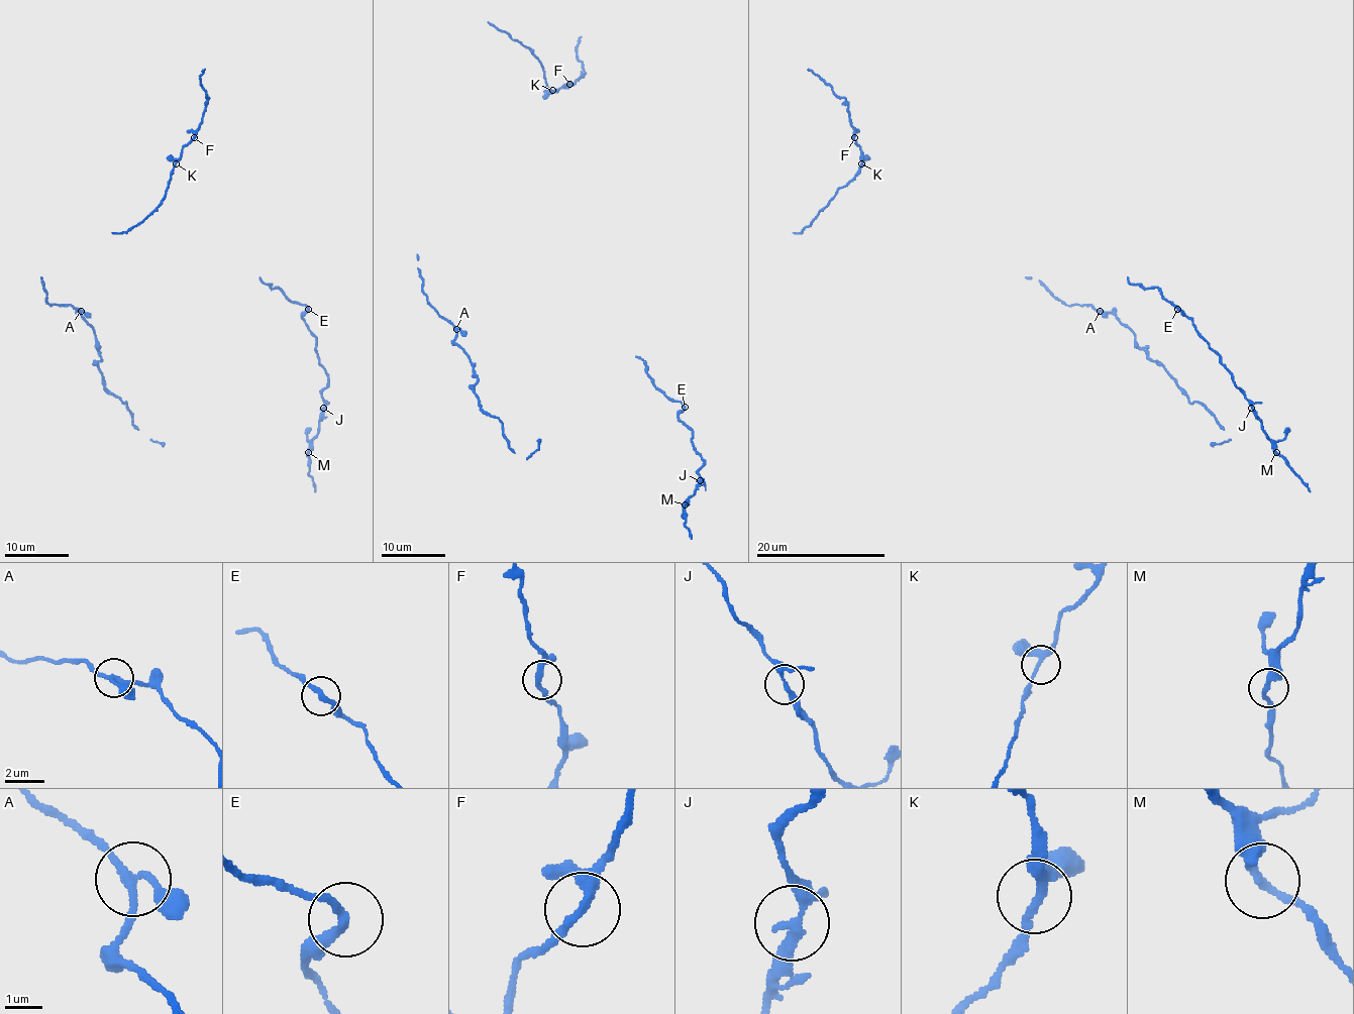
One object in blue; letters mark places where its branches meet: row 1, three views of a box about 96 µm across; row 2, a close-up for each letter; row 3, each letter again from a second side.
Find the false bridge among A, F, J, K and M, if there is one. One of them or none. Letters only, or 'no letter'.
no letter

